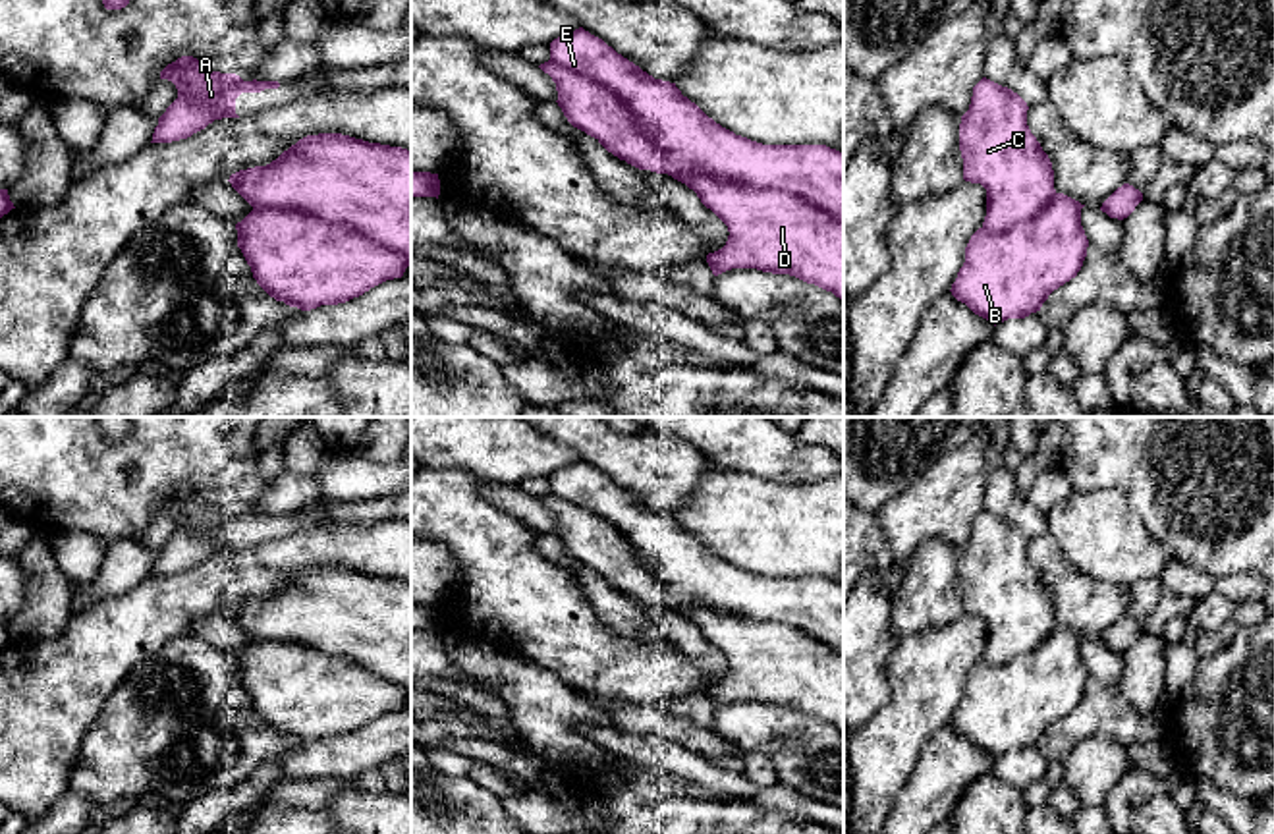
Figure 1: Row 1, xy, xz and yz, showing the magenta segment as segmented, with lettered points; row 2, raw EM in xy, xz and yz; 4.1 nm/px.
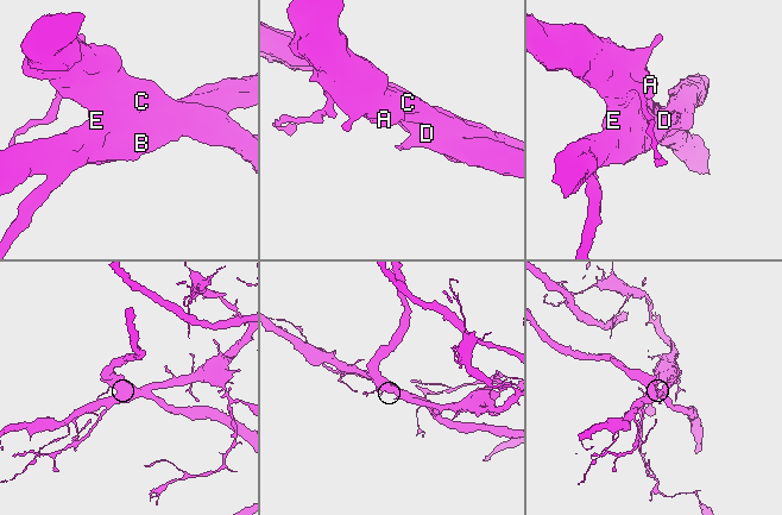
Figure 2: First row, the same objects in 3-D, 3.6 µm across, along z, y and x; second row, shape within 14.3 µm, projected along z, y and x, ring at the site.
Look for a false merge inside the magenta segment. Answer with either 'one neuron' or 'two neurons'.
two neurons

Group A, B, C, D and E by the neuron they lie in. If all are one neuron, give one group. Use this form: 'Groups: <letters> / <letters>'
Groups: A C E / B D

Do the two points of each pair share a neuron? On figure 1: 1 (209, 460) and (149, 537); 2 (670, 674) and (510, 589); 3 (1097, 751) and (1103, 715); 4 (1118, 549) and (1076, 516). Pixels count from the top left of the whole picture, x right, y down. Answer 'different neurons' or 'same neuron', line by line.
1: different neurons
2: same neuron
3: different neurons
4: same neuron

